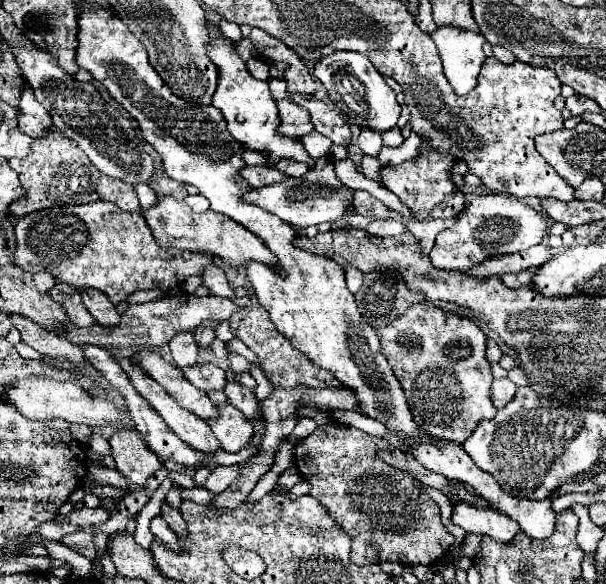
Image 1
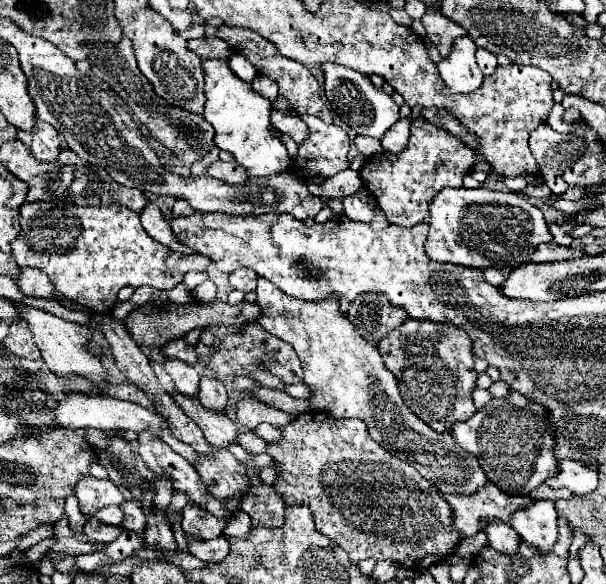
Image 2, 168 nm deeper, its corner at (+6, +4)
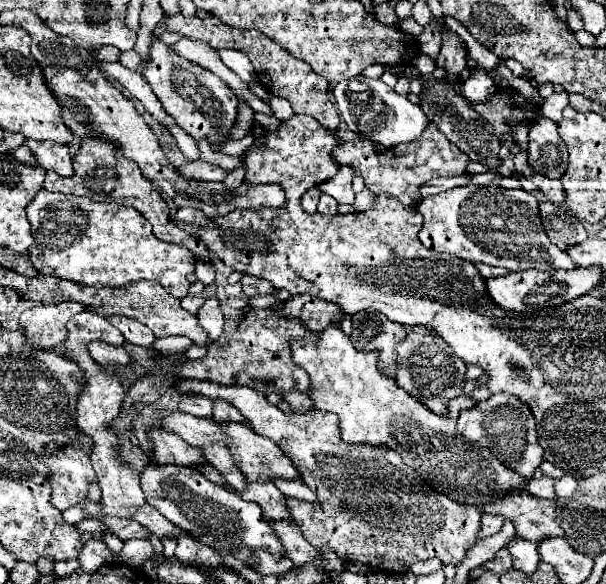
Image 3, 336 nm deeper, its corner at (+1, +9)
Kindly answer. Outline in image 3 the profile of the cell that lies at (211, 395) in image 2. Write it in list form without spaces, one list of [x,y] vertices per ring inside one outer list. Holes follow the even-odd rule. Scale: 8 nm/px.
[[[217,398],[213,420],[215,422],[243,422],[243,416],[235,406],[229,406],[229,402],[221,402],[221,398]]]

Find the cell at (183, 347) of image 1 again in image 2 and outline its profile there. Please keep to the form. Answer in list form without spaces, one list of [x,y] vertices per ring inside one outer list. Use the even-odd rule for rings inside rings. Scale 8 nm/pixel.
[[[166,359],[164,367],[170,373],[170,377],[172,377],[174,387],[176,387],[178,393],[188,395],[188,397],[194,397],[194,399],[198,397],[200,375],[196,373],[194,367],[188,367],[186,363],[172,363],[172,359]]]

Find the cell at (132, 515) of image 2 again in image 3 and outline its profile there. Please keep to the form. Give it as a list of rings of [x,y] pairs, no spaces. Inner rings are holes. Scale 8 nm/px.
[[[131,538],[125,542],[121,550],[121,558],[129,566],[141,566],[151,556],[149,548],[153,548],[153,544],[147,538],[135,538],[135,540]]]

